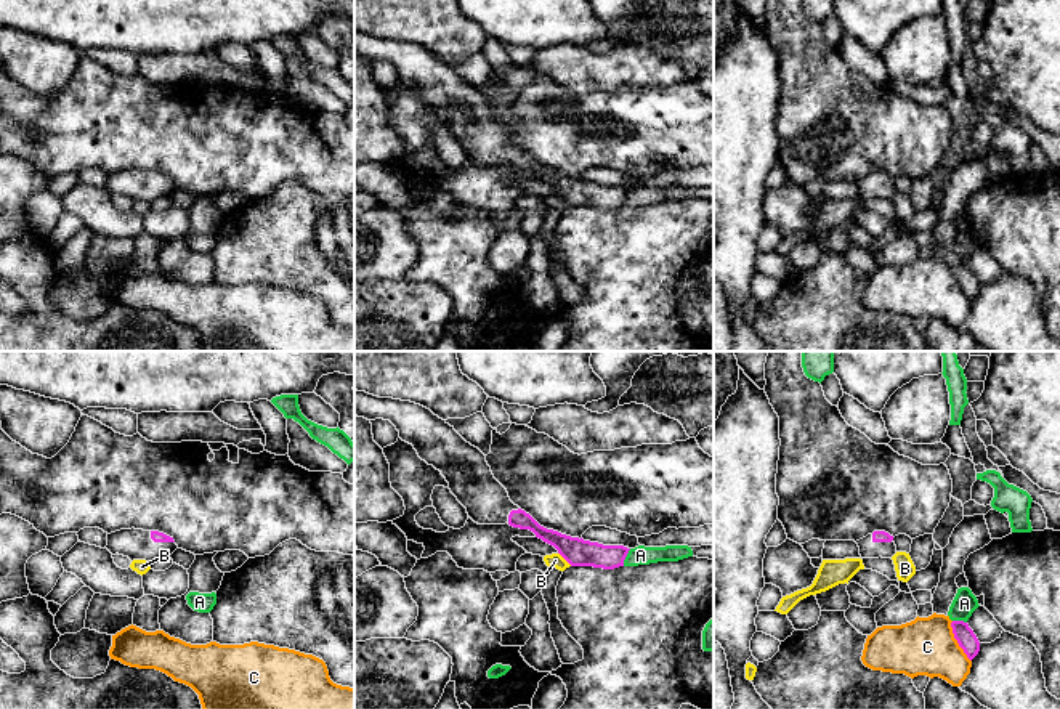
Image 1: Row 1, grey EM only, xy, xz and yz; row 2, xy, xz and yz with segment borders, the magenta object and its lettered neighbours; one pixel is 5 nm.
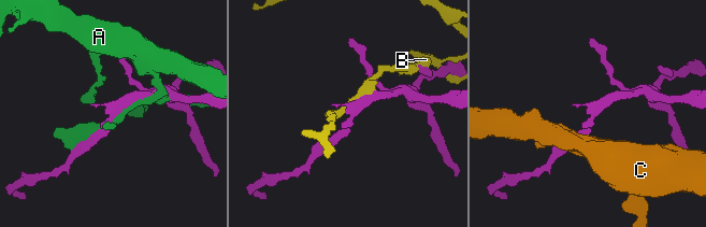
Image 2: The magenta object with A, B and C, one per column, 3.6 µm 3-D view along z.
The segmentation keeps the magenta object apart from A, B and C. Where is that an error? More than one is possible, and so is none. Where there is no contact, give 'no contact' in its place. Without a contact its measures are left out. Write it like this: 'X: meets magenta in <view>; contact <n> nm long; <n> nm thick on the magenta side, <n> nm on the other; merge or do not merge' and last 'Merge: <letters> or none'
A: meets magenta in xz; contact 100 nm long; 140 nm thick on the magenta side, 100 nm on the other; do not merge
B: meets magenta in xz; contact 100 nm long; 140 nm thick on the magenta side, 80 nm on the other; do not merge
C: meets magenta in yz; contact 220 nm long; 100 nm thick on the magenta side, 280 nm on the other; do not merge
Merge: none

